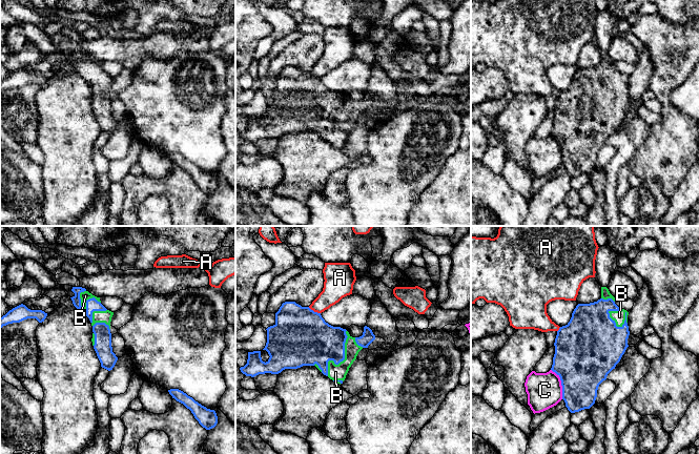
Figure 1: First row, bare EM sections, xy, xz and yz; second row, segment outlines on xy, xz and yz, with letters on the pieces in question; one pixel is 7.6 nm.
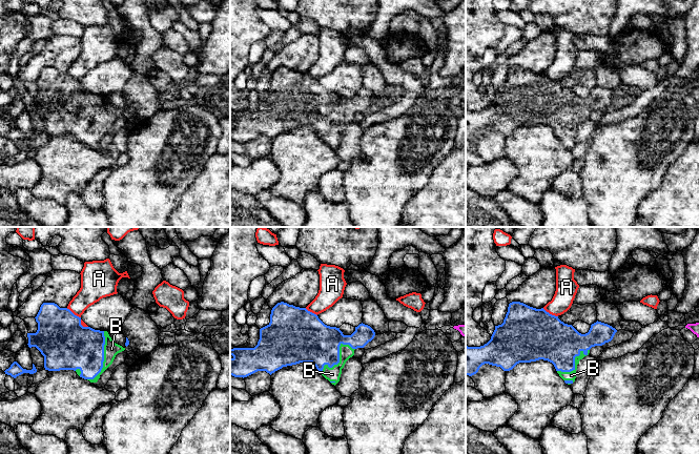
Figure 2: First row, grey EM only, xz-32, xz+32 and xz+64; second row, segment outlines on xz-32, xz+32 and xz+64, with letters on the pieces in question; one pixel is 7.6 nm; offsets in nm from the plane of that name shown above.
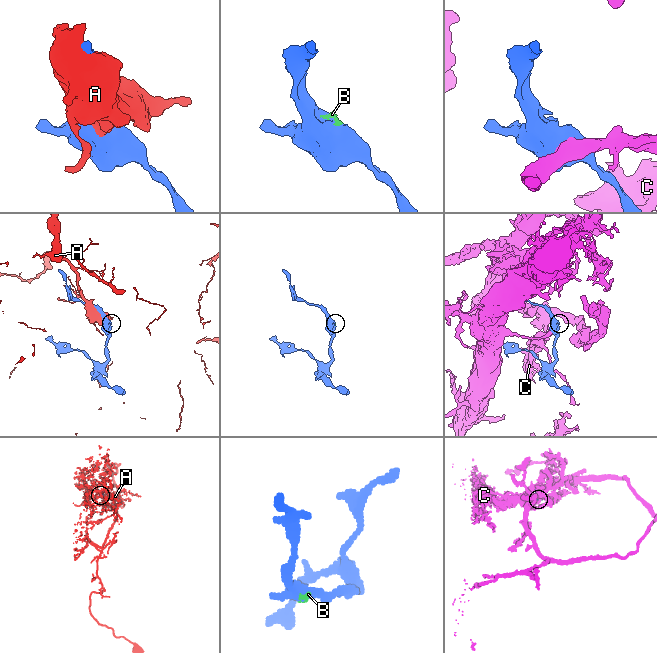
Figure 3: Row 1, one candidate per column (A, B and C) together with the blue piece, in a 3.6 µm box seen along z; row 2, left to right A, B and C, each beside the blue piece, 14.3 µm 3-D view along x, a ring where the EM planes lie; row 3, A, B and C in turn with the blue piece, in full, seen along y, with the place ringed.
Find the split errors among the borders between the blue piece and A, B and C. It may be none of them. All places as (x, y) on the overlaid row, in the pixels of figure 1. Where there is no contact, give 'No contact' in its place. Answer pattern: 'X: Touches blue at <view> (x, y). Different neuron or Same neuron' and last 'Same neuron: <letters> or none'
A: Touches blue at xz (313, 311). Different neuron
B: Touches blue at xz (343, 359). Same neuron
C: Touches blue at yz (561, 384). Different neuron
Same neuron: B

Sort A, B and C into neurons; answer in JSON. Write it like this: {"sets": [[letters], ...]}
{"sets": [["A"], ["B"], ["C"]]}

